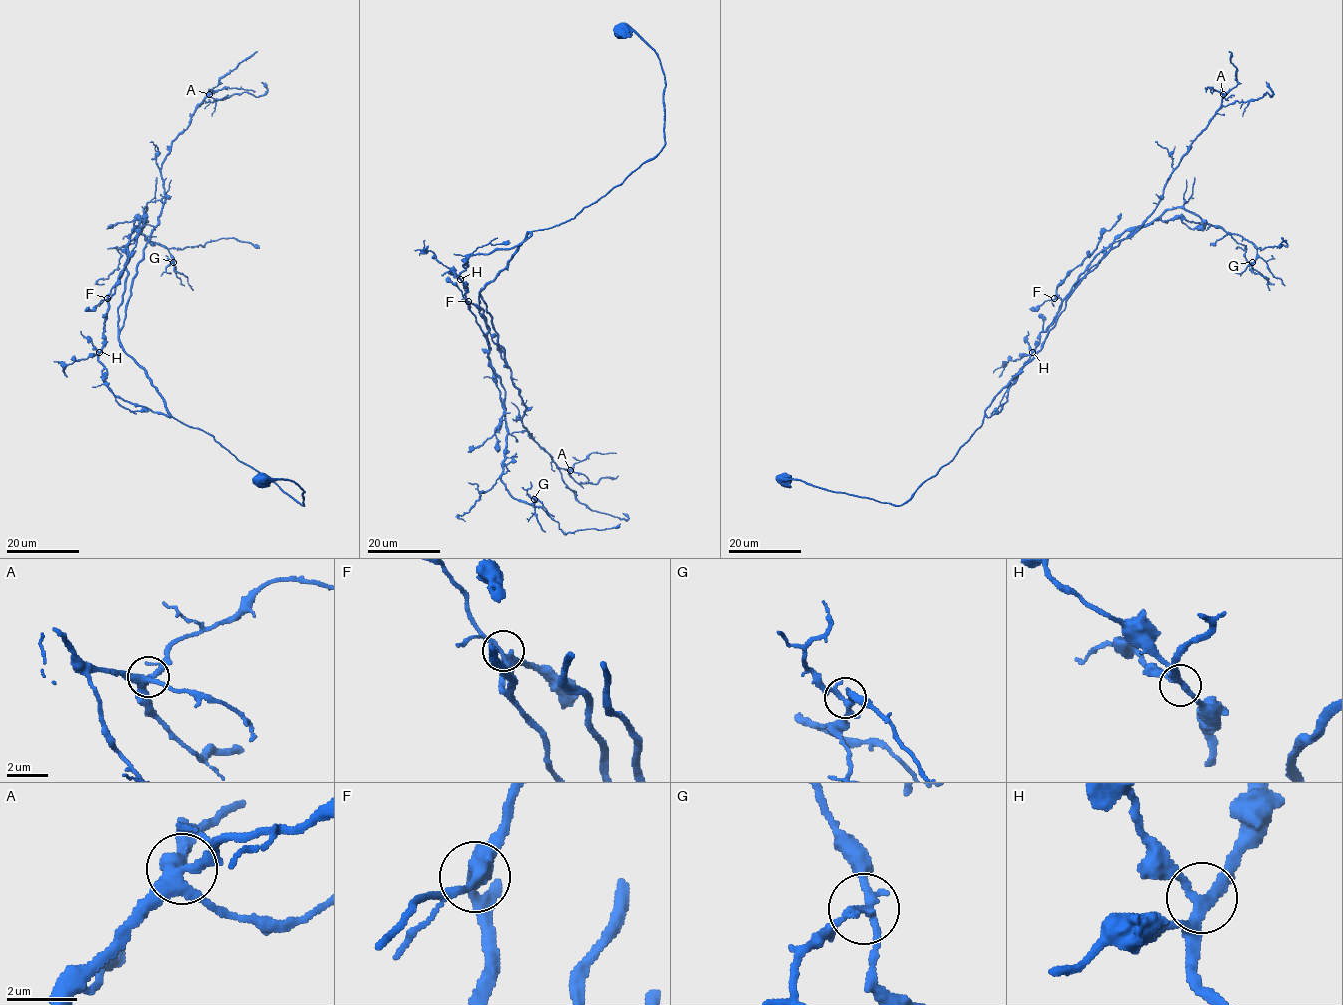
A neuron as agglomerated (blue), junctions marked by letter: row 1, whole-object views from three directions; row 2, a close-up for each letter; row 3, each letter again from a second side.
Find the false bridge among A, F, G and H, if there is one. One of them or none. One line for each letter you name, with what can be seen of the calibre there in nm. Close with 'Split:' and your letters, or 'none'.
Split: none

